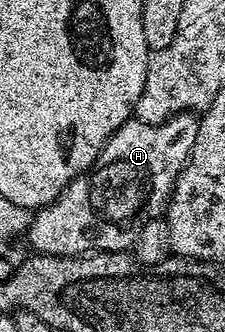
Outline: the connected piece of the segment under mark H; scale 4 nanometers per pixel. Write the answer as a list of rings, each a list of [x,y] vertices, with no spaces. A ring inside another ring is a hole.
[[[178,112],[164,124],[146,124],[138,118],[127,120],[105,142],[101,154],[86,174],[67,183],[65,191],[46,208],[34,213],[25,240],[32,244],[36,253],[45,256],[86,256],[96,252],[123,254],[139,238],[144,224],[158,220],[167,211],[167,202],[175,189],[175,179],[185,166],[197,138],[199,116],[196,113]]]

